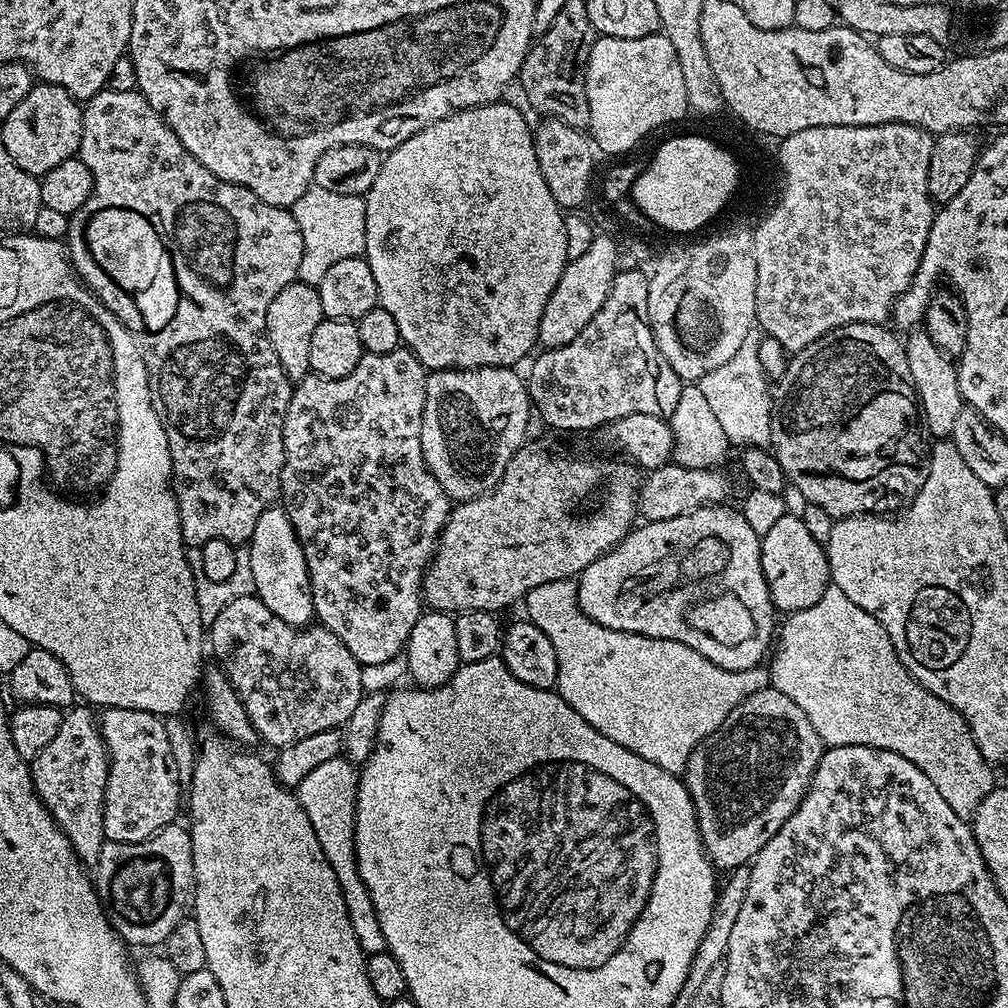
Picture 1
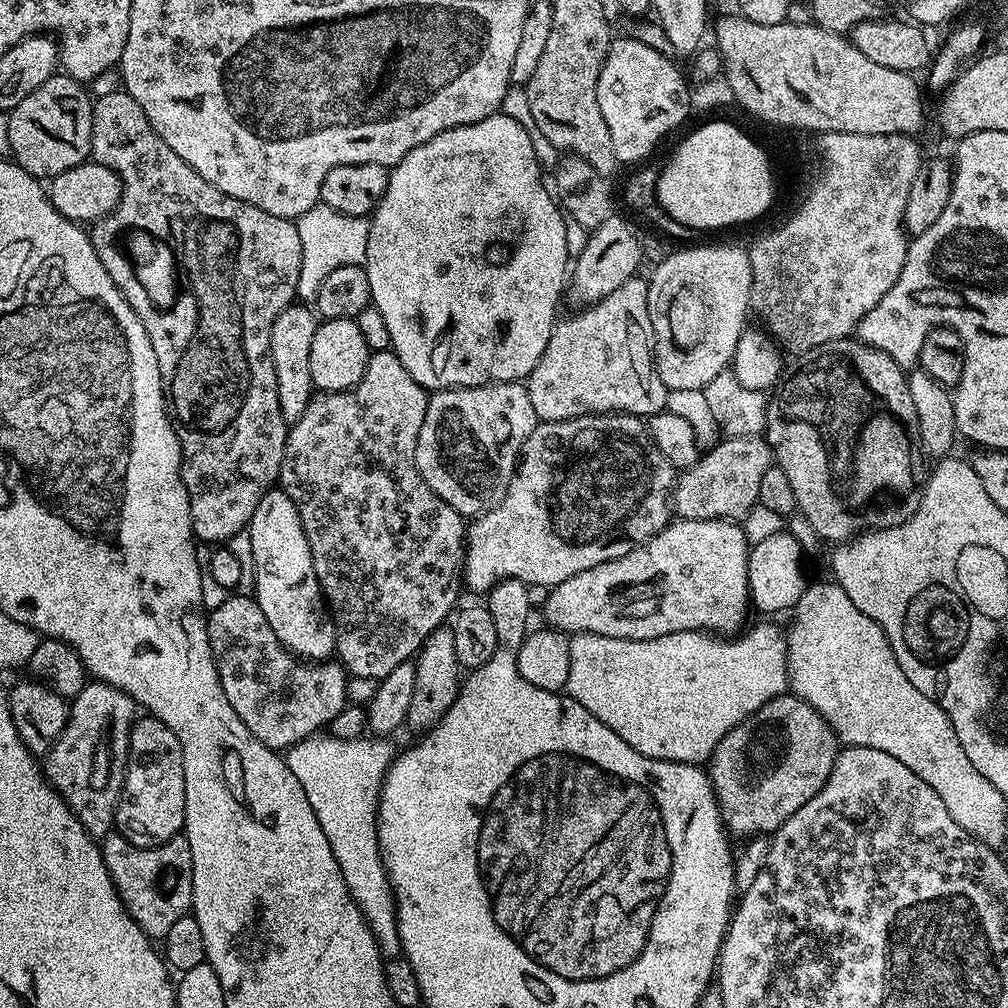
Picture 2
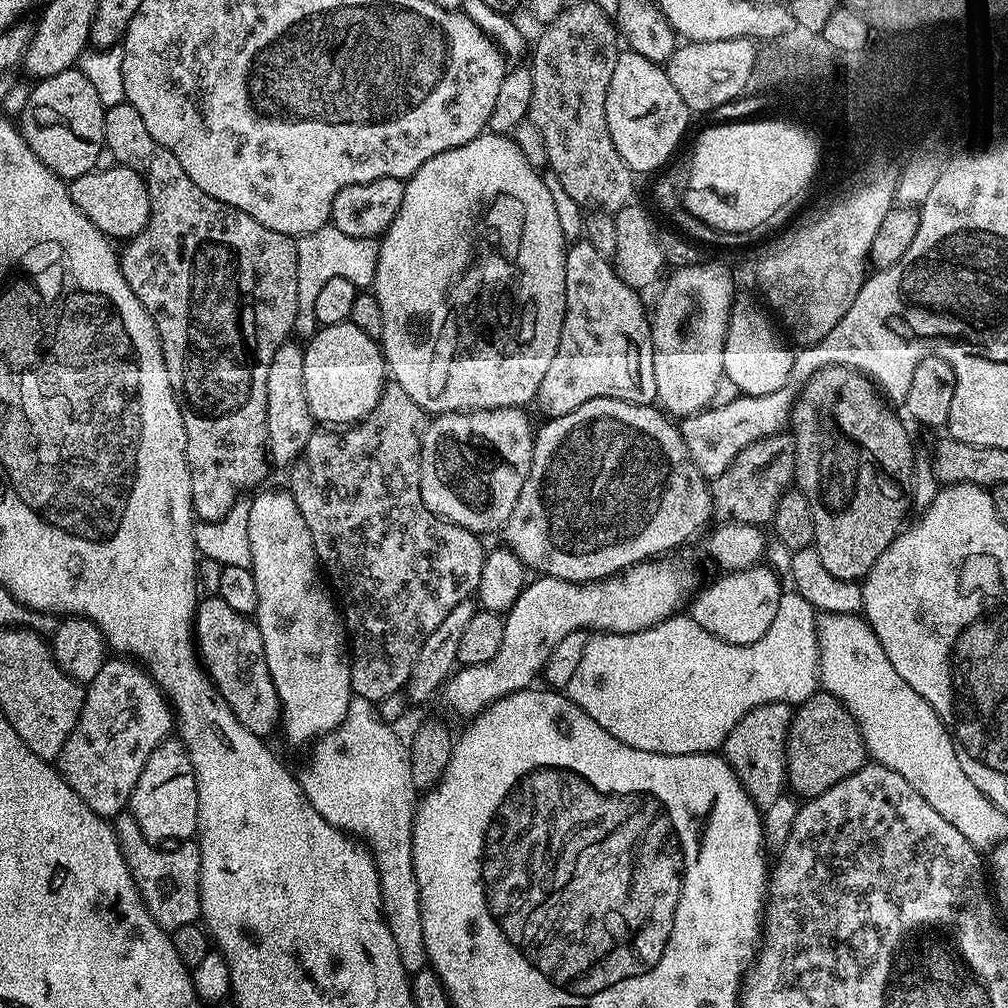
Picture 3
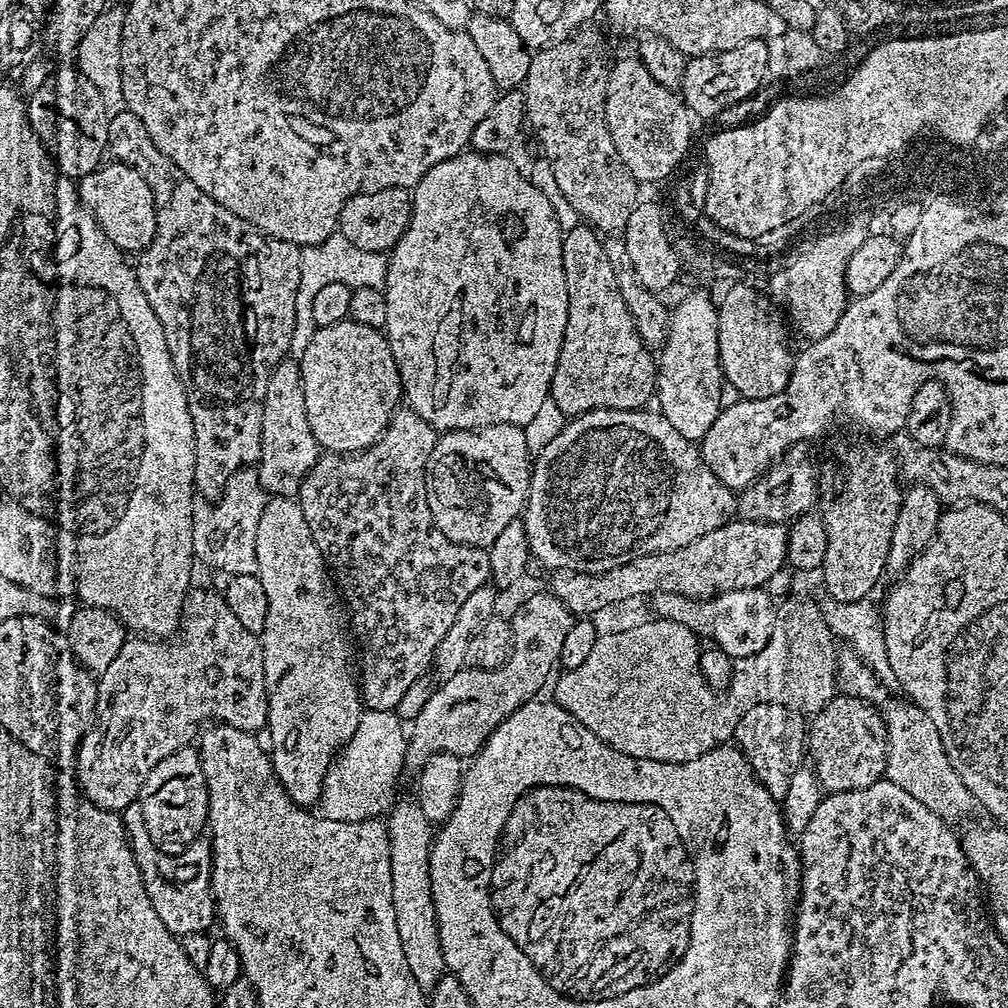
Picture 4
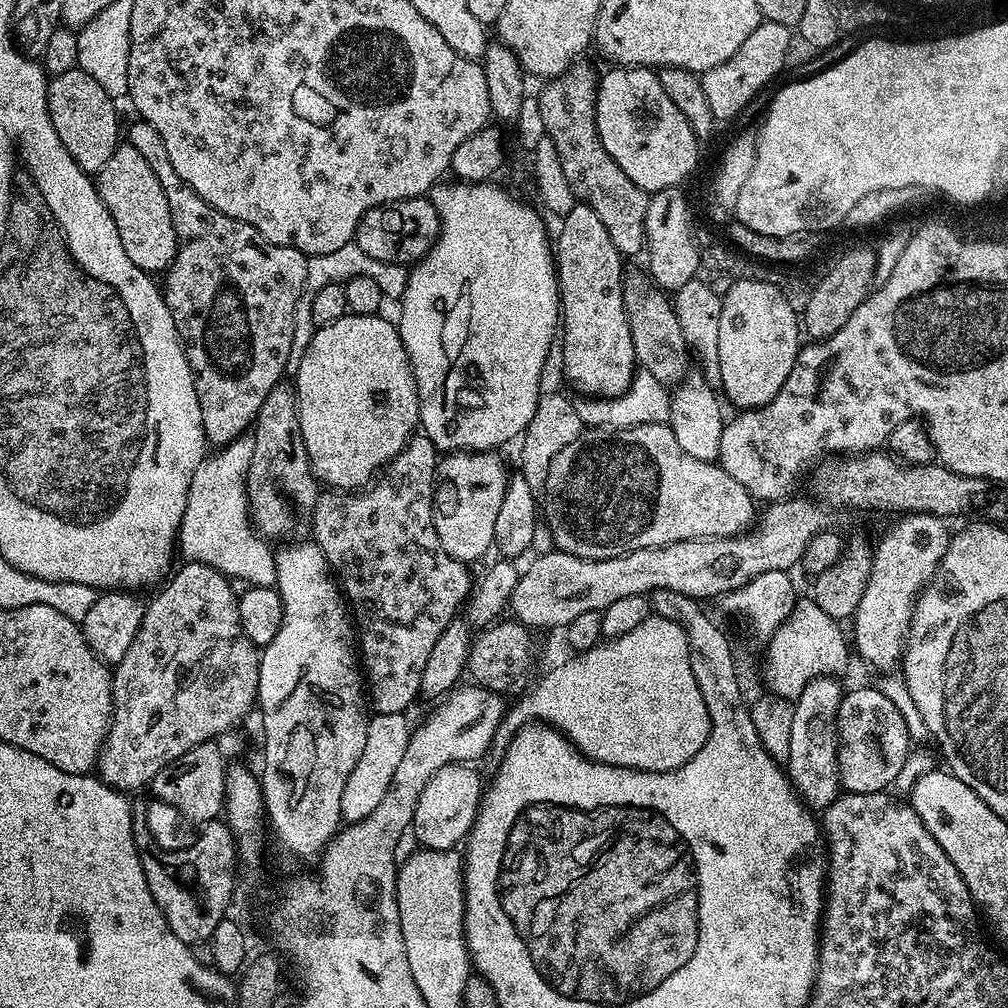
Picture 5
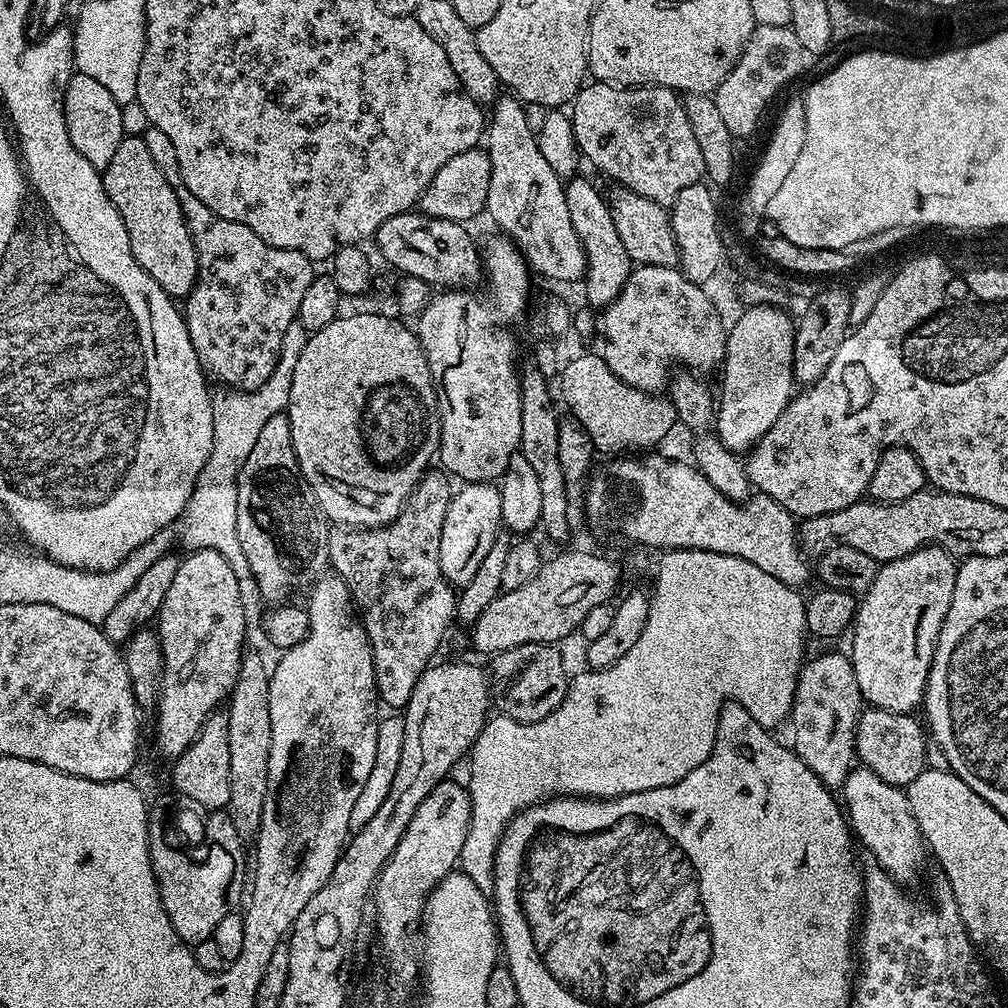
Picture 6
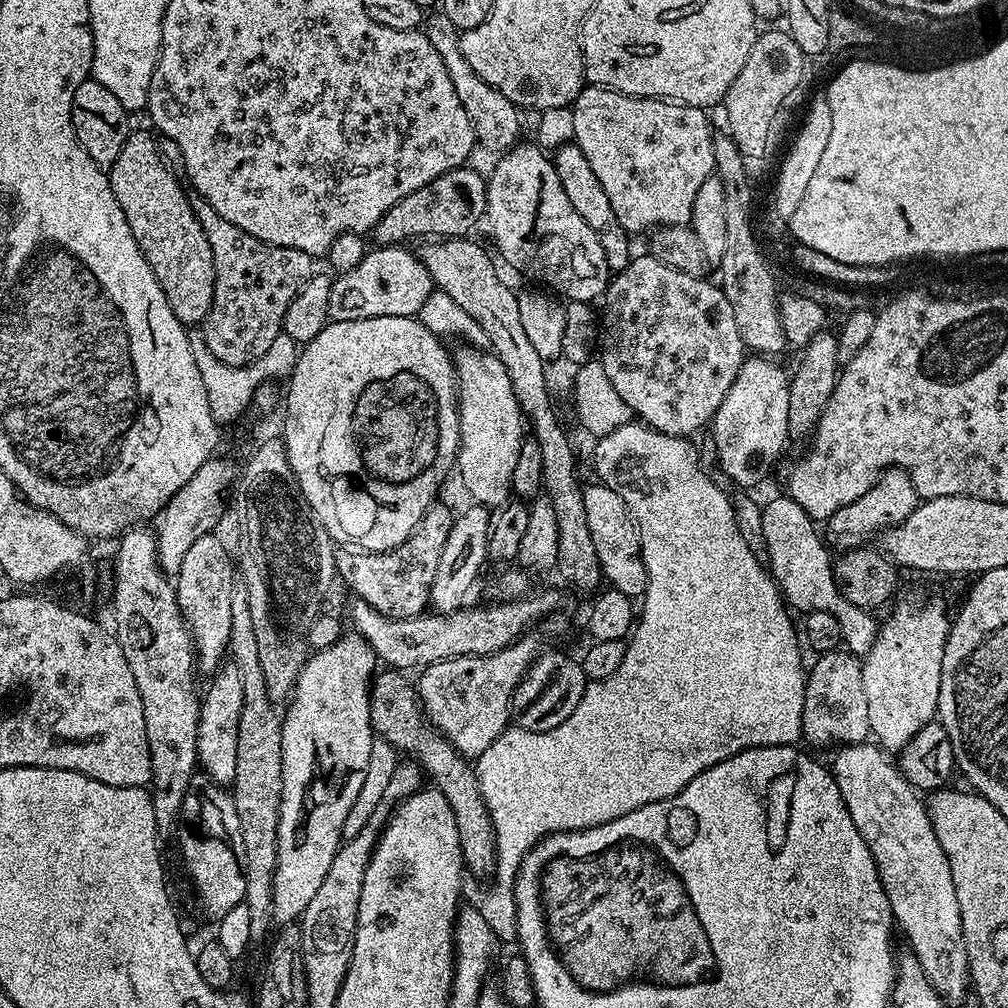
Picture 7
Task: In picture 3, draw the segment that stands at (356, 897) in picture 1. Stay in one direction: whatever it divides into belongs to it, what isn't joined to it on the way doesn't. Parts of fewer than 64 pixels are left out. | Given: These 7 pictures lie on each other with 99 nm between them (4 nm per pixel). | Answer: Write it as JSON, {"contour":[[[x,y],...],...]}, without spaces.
{"contour":[[[353,695],[350,705],[352,712],[346,710],[346,718],[342,718],[336,728],[329,729],[313,743],[317,744],[308,756],[308,765],[298,772],[298,779],[306,798],[310,798],[310,806],[314,806],[314,810],[318,810],[318,814],[322,814],[330,826],[359,841],[372,857],[380,879],[380,909],[384,912],[384,921],[390,926],[390,934],[394,934],[398,958],[402,958],[402,966],[411,974],[426,967],[426,957],[420,917],[420,888],[416,885],[412,870],[414,785],[409,745],[405,737],[403,740],[392,729],[395,727],[391,723],[380,719],[373,701]]]}

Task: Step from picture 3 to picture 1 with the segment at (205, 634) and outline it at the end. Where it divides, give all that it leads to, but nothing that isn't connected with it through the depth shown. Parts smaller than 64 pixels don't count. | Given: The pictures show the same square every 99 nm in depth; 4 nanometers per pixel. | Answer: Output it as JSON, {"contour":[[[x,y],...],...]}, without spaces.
{"contour":[[[254,594],[236,598],[225,606],[210,626],[210,652],[216,655],[219,671],[234,686],[257,737],[273,744],[273,749],[285,748],[307,735],[339,729],[354,714],[358,702],[366,694],[362,686],[361,664],[346,650],[342,638],[323,626],[296,628],[282,622]]]}

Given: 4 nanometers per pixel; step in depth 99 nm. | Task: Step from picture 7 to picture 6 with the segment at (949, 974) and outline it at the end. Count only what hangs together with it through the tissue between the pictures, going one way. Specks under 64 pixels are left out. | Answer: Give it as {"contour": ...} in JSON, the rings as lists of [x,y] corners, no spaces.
{"contour":[[[856,766],[846,778],[842,795],[845,800],[843,803],[846,805],[846,816],[855,839],[859,843],[861,840],[868,847],[869,854],[876,859],[873,861],[897,884],[909,886],[908,884],[914,883],[924,868],[926,845],[923,834],[918,830],[918,822],[910,810],[905,789],[882,782],[878,774],[866,767]]]}

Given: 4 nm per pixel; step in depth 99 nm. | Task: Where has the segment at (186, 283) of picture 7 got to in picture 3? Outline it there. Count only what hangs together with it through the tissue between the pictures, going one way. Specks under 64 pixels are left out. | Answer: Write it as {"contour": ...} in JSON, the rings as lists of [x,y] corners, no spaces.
{"contour":[[[111,166],[112,168],[97,167],[91,172],[74,178],[68,184],[68,194],[74,206],[98,226],[105,236],[123,238],[133,236],[147,224],[148,217],[148,191],[134,170],[123,166]]]}

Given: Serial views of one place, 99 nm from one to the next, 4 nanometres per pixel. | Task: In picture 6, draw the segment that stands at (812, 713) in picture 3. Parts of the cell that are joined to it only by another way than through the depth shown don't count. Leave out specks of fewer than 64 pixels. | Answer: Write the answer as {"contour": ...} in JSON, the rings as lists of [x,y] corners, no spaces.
{"contour":[[[868,706],[861,711],[856,727],[856,755],[859,763],[878,774],[882,782],[892,784],[896,788],[907,789],[908,784],[914,782],[914,778],[918,778],[918,774],[922,774],[926,767],[924,759],[928,756],[930,740],[926,735],[925,725],[921,721],[920,725],[915,718],[912,714],[888,712]]]}

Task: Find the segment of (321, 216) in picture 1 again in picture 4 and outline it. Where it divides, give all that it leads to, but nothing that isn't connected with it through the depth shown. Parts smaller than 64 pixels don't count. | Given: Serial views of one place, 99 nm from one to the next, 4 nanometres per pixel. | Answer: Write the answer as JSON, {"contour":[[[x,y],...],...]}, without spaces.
{"contour":[[[334,234],[326,238],[326,242],[309,244],[300,250],[300,277],[298,278],[298,298],[296,299],[296,325],[294,326],[294,338],[290,349],[293,357],[299,358],[306,350],[310,338],[316,333],[314,313],[310,311],[314,303],[314,294],[318,294],[330,282],[342,282],[349,284],[353,289],[362,286],[374,286],[383,288],[386,282],[386,270],[388,269],[388,256],[382,252],[367,252],[354,242],[349,242],[346,237]]]}

